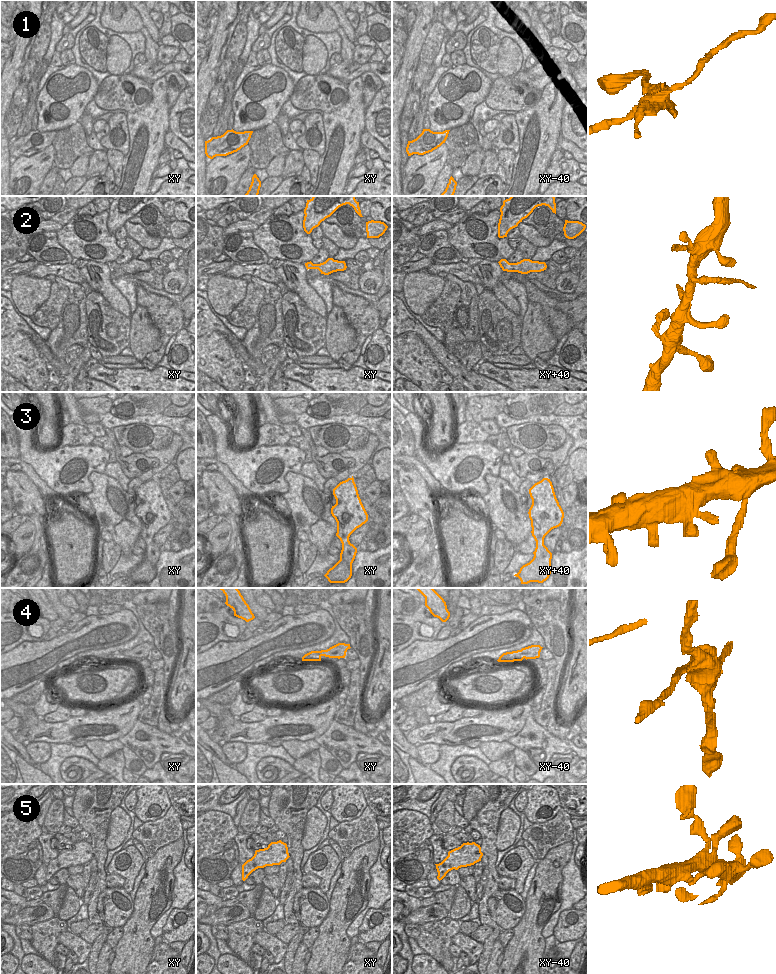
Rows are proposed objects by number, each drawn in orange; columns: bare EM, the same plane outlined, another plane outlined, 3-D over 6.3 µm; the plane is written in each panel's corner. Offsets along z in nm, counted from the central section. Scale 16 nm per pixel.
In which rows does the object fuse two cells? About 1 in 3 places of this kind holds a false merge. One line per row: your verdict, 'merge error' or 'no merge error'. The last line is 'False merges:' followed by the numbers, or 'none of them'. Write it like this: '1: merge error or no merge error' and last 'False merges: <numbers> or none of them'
1: merge error
2: merge error
3: no merge error
4: merge error
5: no merge error
False merges: 1, 2, 4

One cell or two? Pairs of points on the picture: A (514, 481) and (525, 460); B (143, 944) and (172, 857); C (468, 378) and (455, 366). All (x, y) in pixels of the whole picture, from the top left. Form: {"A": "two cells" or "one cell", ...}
{"A": "two cells", "B": "one cell", "C": "one cell"}

